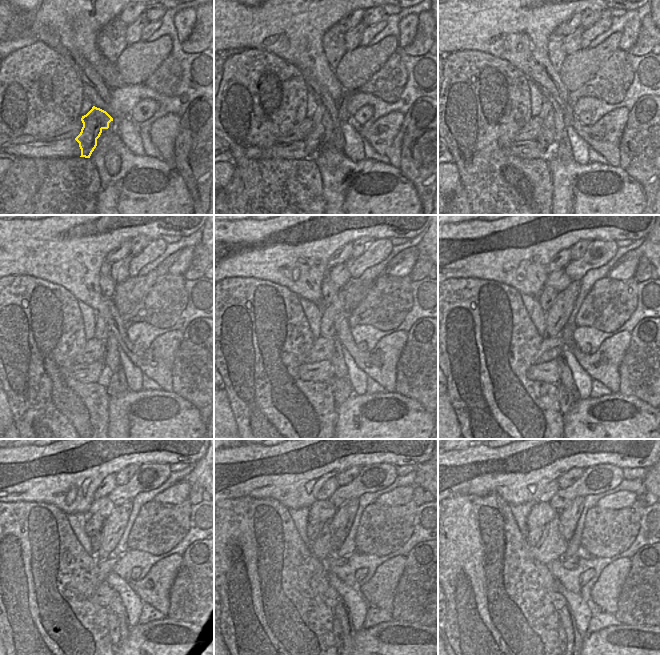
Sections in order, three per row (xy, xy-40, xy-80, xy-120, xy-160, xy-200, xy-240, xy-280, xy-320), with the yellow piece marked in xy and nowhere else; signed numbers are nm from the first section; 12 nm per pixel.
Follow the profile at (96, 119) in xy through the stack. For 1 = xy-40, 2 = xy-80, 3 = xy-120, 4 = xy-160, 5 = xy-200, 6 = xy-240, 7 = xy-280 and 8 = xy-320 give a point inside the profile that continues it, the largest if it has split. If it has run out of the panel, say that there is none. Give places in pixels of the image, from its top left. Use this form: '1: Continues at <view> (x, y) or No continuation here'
1: Continues at xy-40 (321, 133)
2: Continues at xy-80 (547, 135)
3: Continues at xy-120 (102, 330)
4: Continues at xy-160 (335, 309)
5: Continues at xy-200 (558, 314)
6: Continues at xy-240 (115, 525)
7: Continues at xy-280 (340, 524)
8: Continues at xy-320 (568, 518).

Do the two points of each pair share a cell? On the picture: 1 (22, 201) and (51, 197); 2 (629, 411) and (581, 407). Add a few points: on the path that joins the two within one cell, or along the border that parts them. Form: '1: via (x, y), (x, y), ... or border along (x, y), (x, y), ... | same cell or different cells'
1: border along (44, 177), (35, 195), (34, 204) | different cells
2: via (617, 411), (603, 411), (596, 404), (593, 405) | same cell

